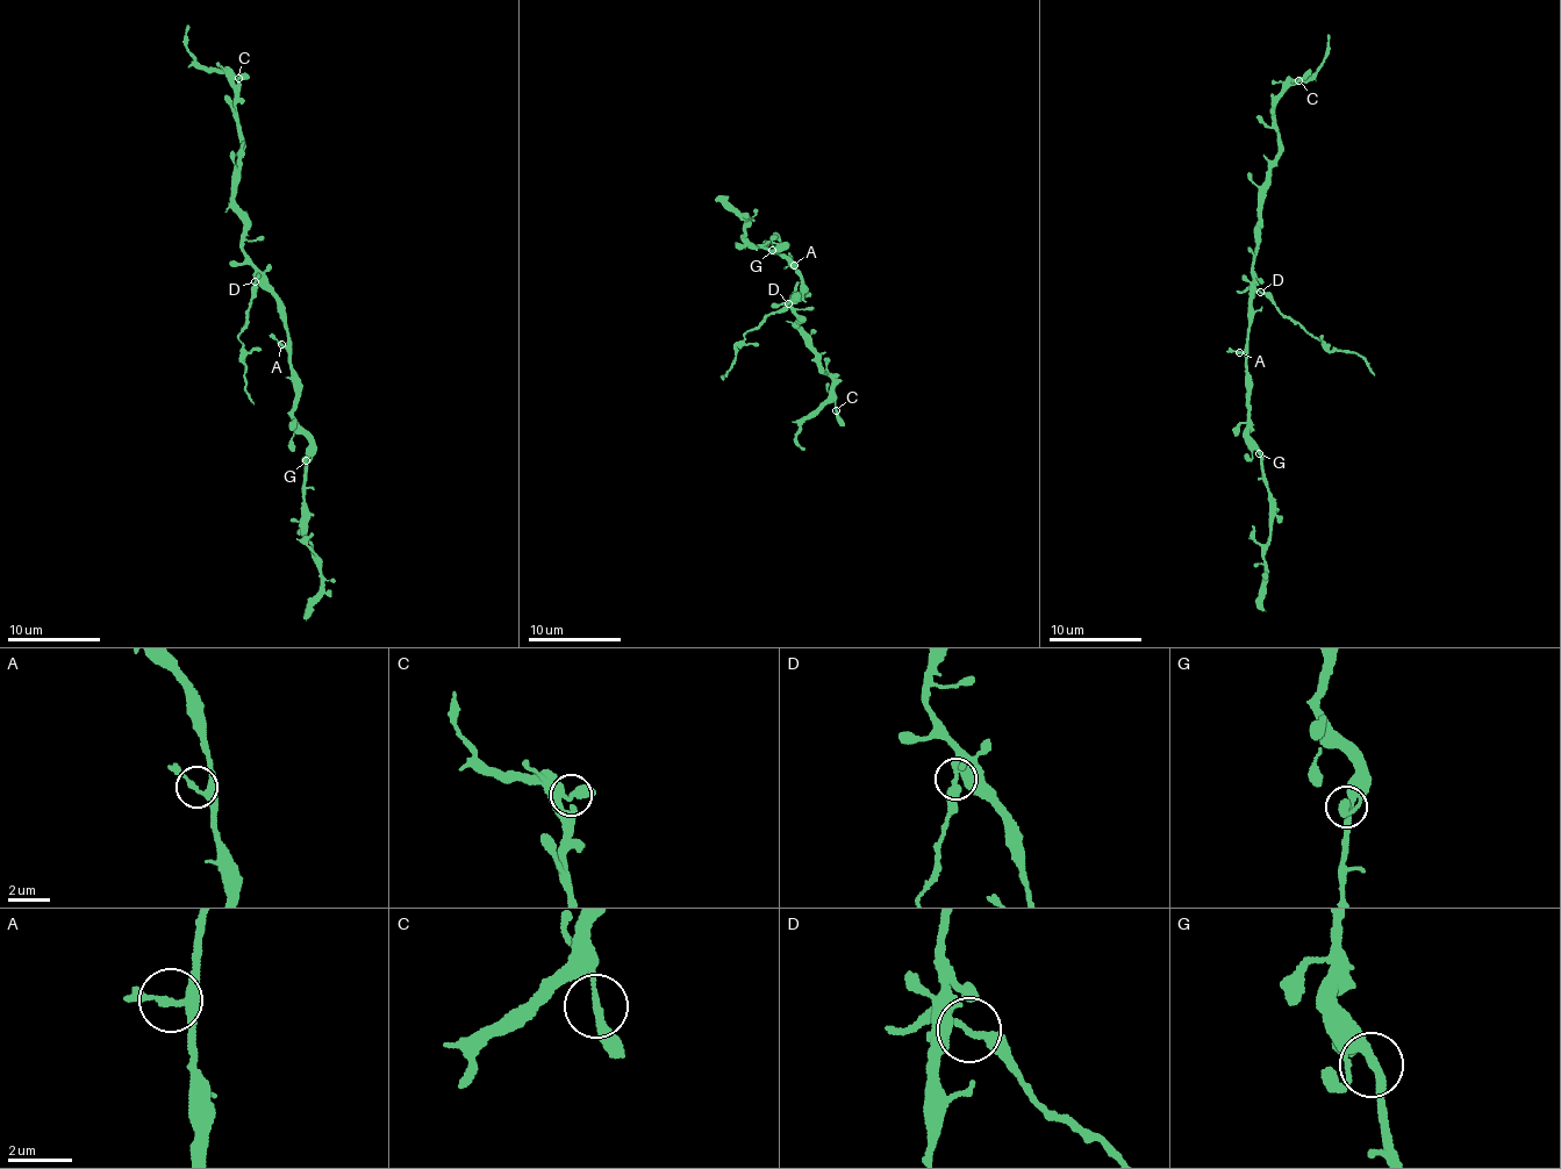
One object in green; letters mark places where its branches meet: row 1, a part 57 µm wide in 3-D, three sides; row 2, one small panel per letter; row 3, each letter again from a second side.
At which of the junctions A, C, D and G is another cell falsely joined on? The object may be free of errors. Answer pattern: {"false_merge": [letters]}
{"false_merge": ["D"]}

